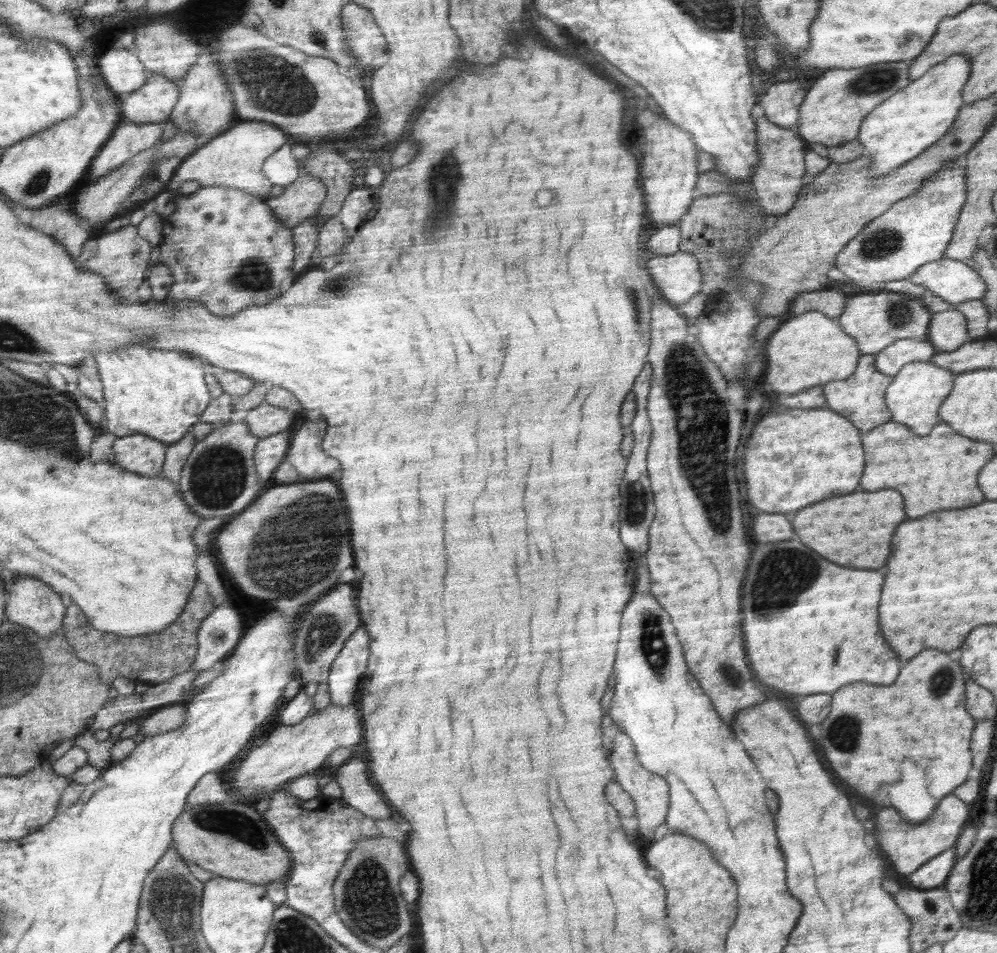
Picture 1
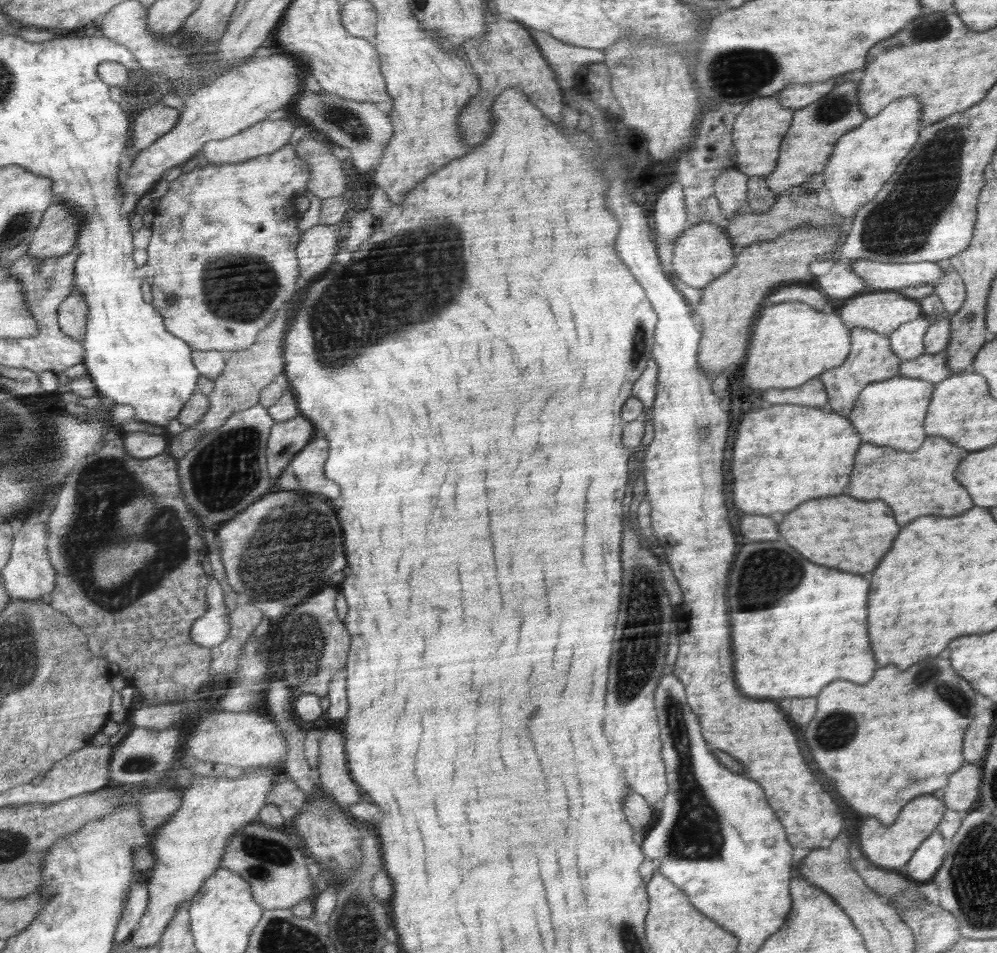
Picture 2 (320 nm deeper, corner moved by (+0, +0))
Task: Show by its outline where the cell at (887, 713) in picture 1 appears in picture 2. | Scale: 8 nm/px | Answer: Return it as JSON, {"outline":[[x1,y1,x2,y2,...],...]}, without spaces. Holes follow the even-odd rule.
{"outline":[[928,658,904,672,898,672,896,666,884,666,876,672,876,678,866,684,854,684,848,680,832,682,832,686,824,688,824,694,816,696,820,698,820,714,812,718,812,726,808,726,804,734,814,762,860,814,876,816,880,822,892,824,908,800,932,795,945,788,950,780,948,776,965,764,962,738,976,716,976,694,968,684,950,666,948,658]]}

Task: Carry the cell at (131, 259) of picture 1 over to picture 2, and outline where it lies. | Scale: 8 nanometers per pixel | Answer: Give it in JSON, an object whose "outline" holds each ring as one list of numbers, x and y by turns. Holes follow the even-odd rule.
{"outline":[[76,286,72,292,72,297,64,300,64,305,60,310,59,320,64,333,84,343,88,333,90,314,90,305]]}

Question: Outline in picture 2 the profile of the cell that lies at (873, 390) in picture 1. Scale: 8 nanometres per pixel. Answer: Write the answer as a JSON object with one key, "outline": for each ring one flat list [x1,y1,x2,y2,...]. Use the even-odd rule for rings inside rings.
{"outline":[[852,327,851,350,848,353,847,361,835,369,828,369,819,374,820,380,826,387,830,398,828,402,834,413,847,416,854,409,855,402,859,400,859,394,870,385,872,381,880,381,896,377,899,366,902,364,895,351,891,349,890,336,877,333,864,327]]}

